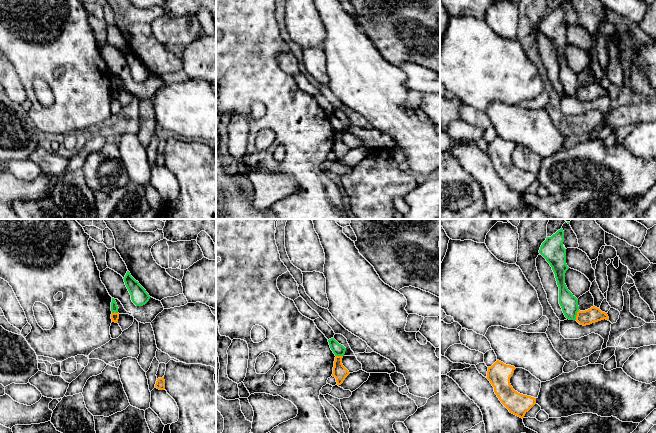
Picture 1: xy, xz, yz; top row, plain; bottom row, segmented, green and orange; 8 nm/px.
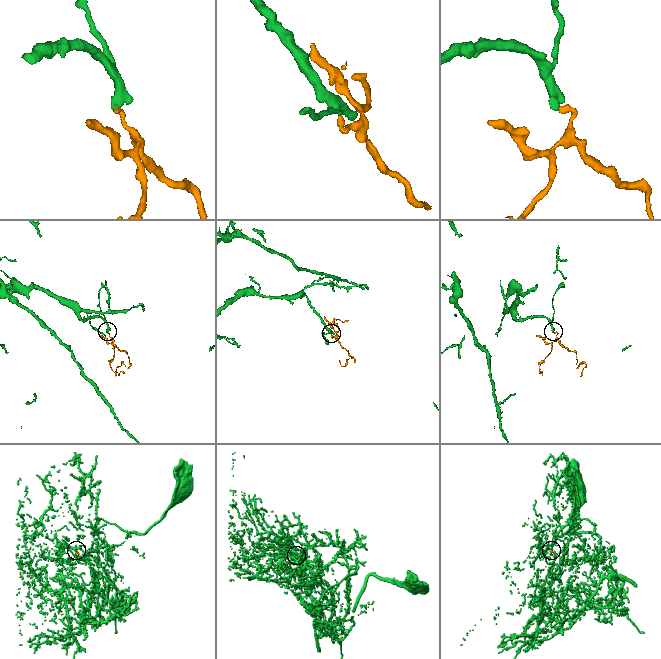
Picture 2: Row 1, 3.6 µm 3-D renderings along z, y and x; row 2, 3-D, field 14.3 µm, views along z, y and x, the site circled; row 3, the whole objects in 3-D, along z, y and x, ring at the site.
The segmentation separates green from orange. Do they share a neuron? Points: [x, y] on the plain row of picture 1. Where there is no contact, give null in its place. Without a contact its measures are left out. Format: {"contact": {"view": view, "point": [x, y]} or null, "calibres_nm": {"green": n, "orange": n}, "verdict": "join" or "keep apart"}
{"contact": {"view": "yz", "point": [576, 91]}, "calibres_nm": {"green": 140, "orange": 120}, "verdict": "keep apart"}

